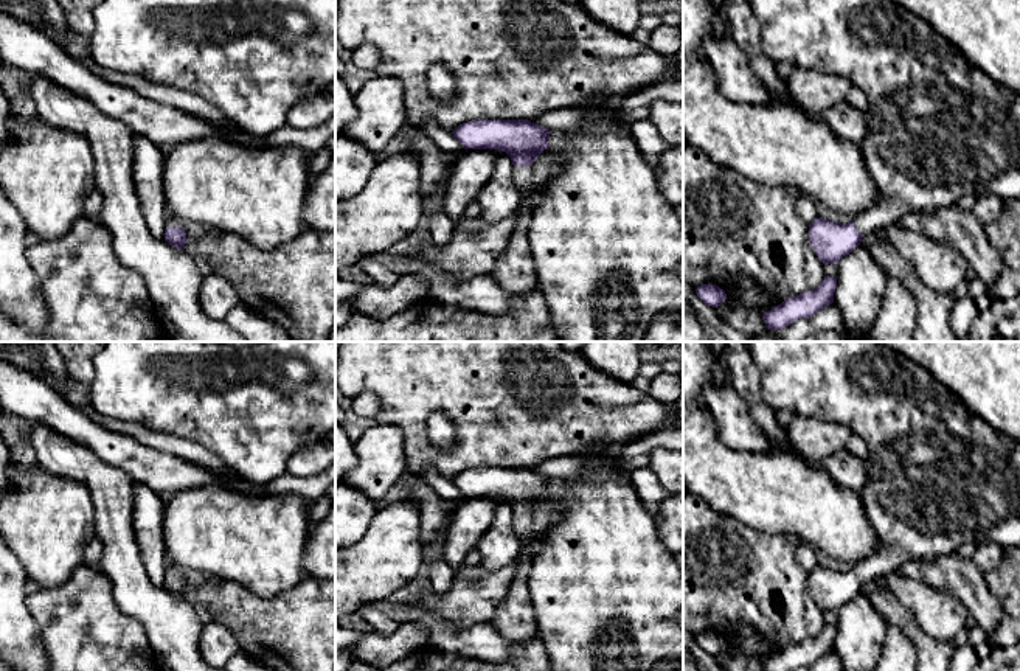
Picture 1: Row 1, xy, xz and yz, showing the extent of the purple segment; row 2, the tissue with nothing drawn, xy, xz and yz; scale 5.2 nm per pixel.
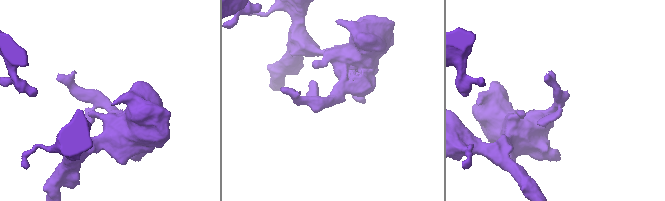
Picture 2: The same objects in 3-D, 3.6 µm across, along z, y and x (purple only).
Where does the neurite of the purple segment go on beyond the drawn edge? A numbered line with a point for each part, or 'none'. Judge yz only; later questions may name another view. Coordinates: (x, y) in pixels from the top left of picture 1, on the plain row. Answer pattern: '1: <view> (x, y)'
1: yz (938, 476)

